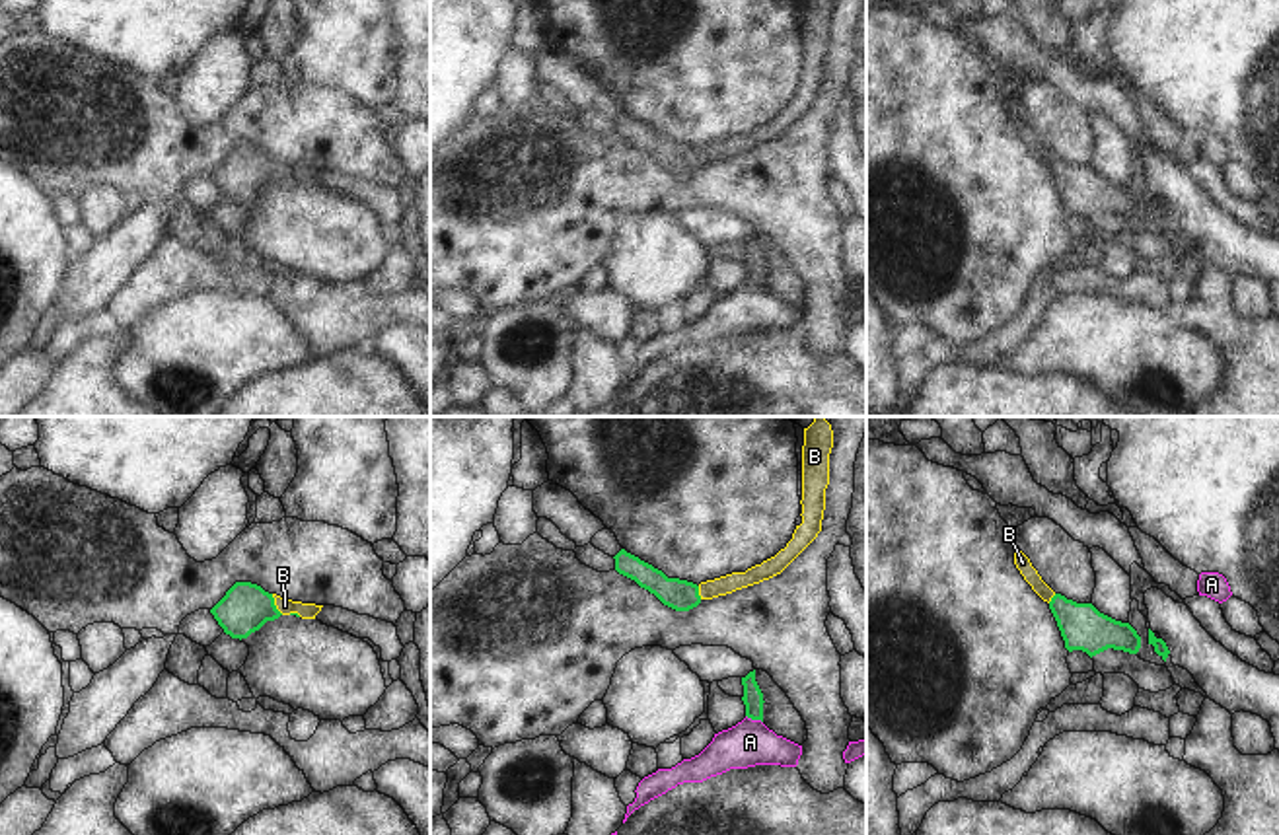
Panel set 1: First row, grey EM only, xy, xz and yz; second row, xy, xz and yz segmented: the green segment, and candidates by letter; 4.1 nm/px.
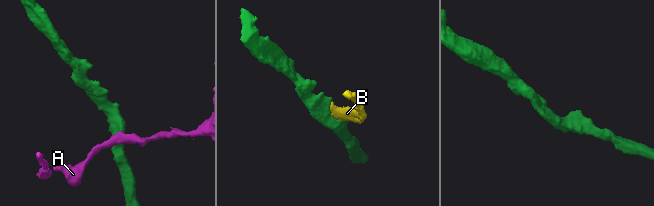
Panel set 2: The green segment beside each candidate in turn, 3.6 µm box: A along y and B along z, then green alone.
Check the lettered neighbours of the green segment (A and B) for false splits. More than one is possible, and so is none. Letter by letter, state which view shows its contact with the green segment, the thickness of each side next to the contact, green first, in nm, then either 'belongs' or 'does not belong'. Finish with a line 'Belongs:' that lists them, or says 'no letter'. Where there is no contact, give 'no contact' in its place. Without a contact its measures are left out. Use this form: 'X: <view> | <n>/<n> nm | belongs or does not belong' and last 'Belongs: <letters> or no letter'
A: xz | 80/190 nm | does not belong
B: xy | 200/60 nm | belongs
Belongs: B

